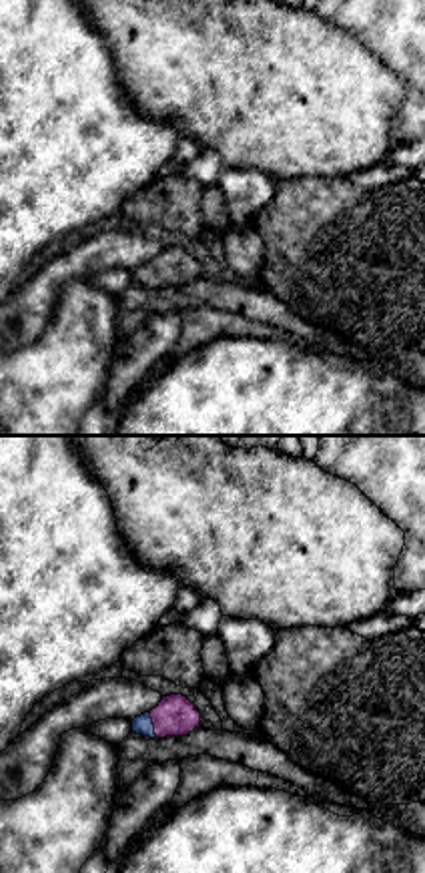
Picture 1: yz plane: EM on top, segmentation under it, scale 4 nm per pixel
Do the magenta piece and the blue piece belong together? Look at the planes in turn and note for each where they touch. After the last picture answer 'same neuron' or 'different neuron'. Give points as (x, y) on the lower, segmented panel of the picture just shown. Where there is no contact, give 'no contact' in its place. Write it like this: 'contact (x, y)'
contact (155, 725)

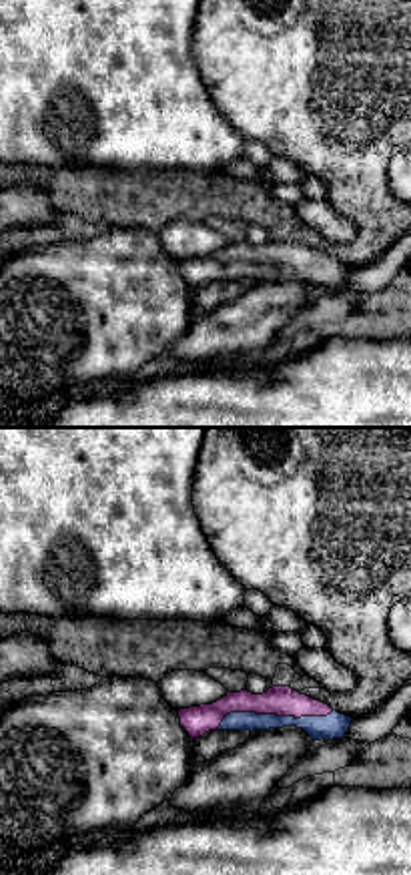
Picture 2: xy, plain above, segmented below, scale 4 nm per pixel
contact (273, 713)

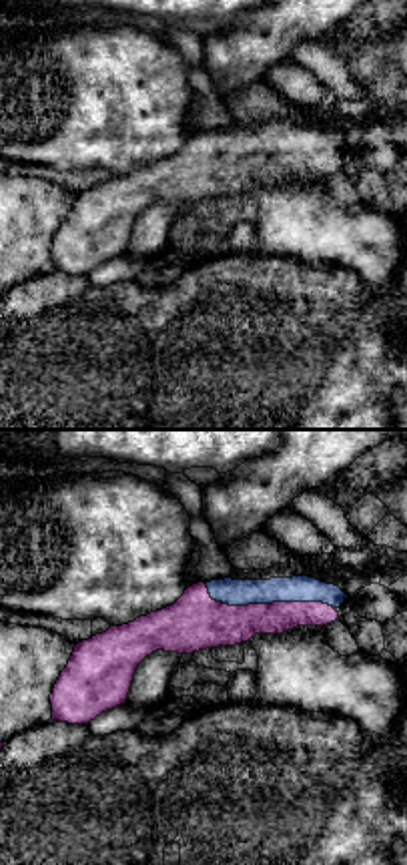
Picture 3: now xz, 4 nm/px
contact (265, 605)

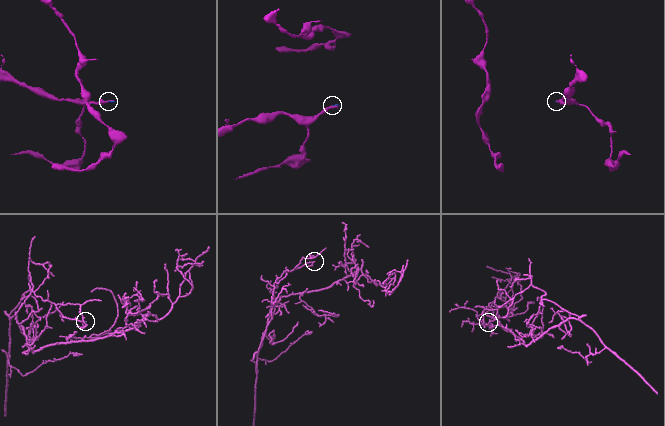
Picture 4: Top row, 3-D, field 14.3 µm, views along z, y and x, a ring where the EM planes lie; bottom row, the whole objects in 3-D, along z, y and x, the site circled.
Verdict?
same neuron

